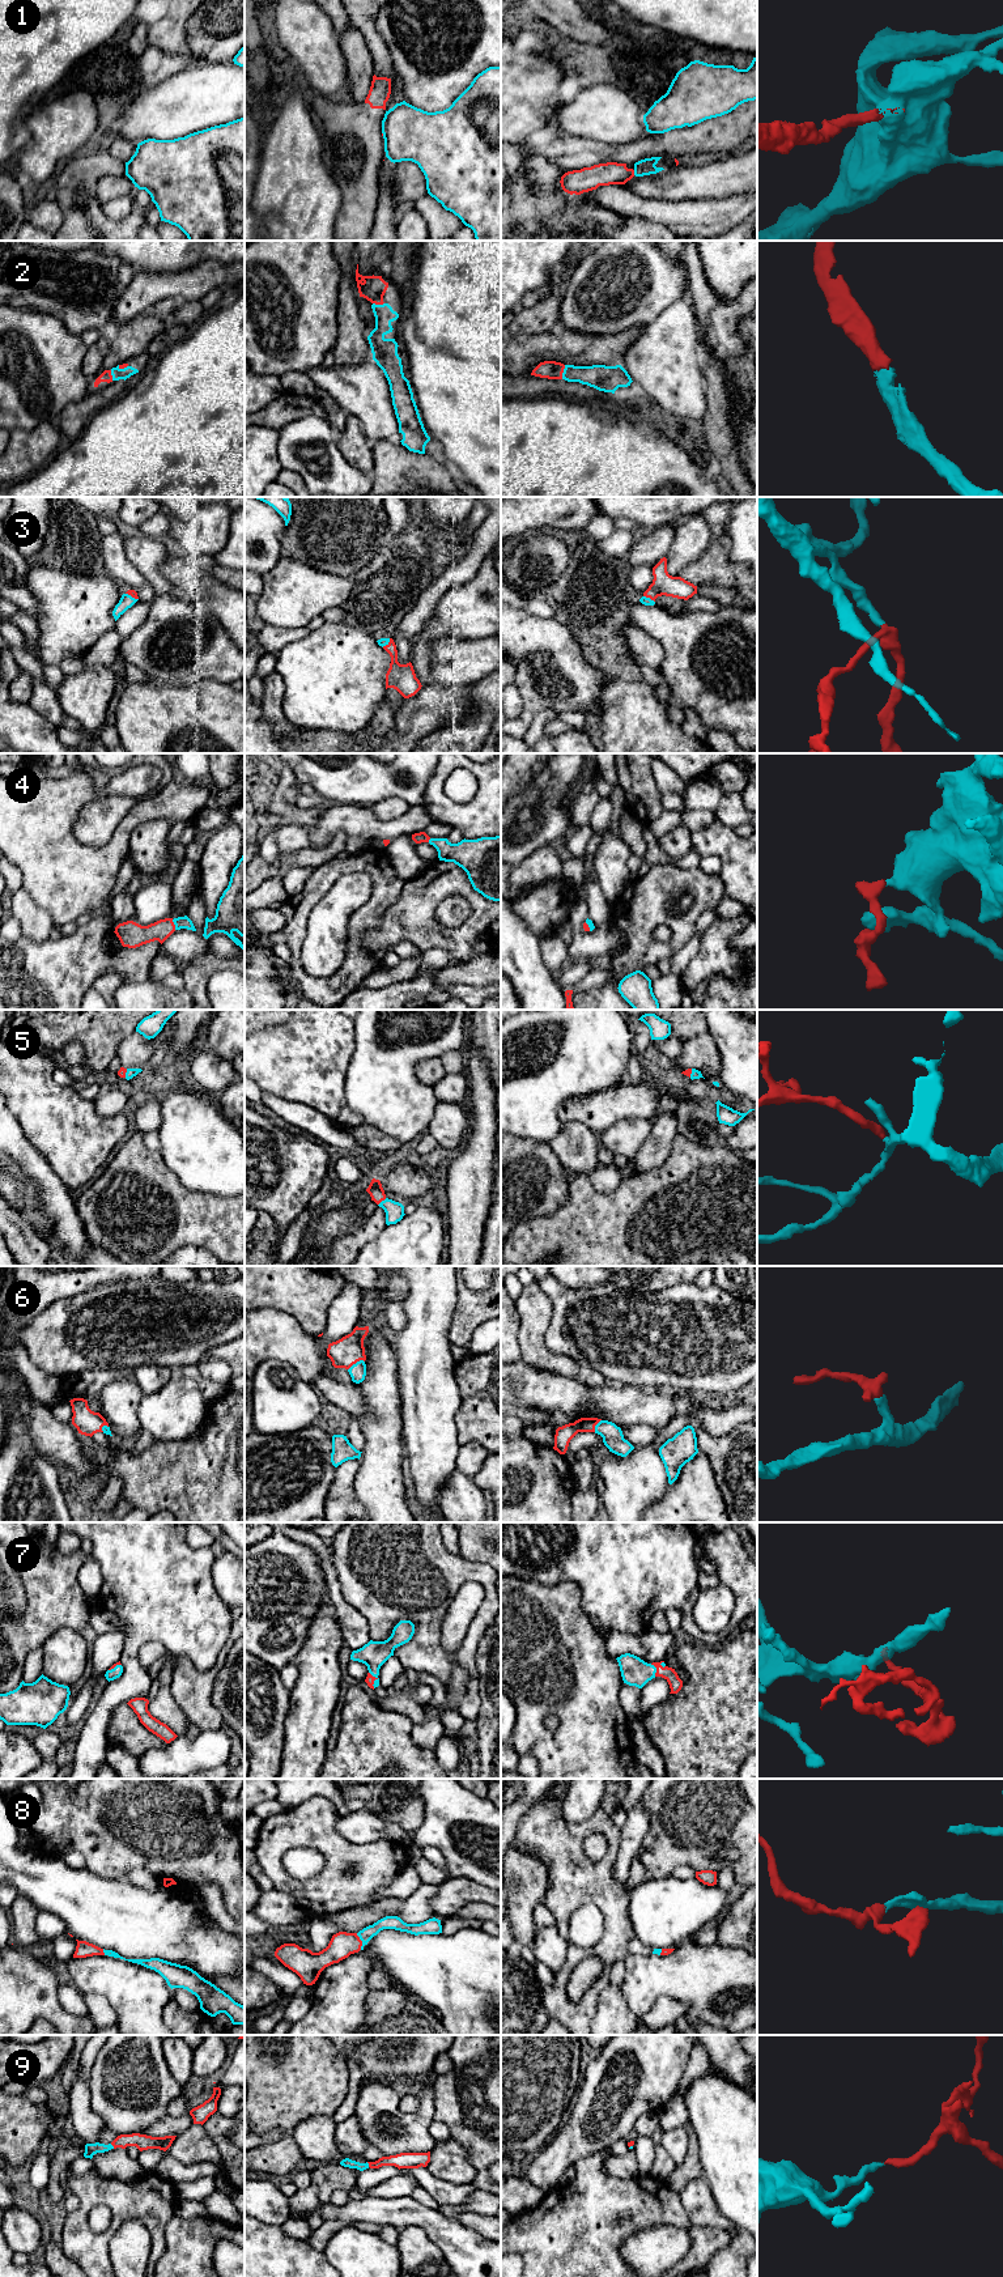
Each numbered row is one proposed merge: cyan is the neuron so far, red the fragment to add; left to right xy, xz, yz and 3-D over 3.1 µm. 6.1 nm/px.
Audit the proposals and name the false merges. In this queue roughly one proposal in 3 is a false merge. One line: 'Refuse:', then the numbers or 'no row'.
Refuse: 1

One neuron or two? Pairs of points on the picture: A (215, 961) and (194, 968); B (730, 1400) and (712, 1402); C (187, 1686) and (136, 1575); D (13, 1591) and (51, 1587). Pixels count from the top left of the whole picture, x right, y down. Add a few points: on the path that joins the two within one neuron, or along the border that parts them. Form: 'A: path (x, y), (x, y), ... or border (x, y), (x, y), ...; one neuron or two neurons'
A: path (209, 963), (199, 968); one neuron
B: path (726, 1402), (715, 1402); one neuron
C: border (169, 1652), (185, 1656), (199, 1670); two neurons
D: border (18, 1576), (24, 1608), (15, 1619); two neurons

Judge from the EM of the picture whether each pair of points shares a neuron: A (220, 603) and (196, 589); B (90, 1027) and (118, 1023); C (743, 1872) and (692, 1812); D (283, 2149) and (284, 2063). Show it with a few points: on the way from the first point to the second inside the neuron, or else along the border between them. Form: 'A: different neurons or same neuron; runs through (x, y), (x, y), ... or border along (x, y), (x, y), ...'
A: same neuron; runs through (215, 598), (202, 589)
B: same neuron; runs through (97, 1023), (111, 1023)
C: same neuron; runs through (743, 1853), (743, 1847), (710, 1814)
D: same neuron; runs through (287, 2128), (285, 2084)

